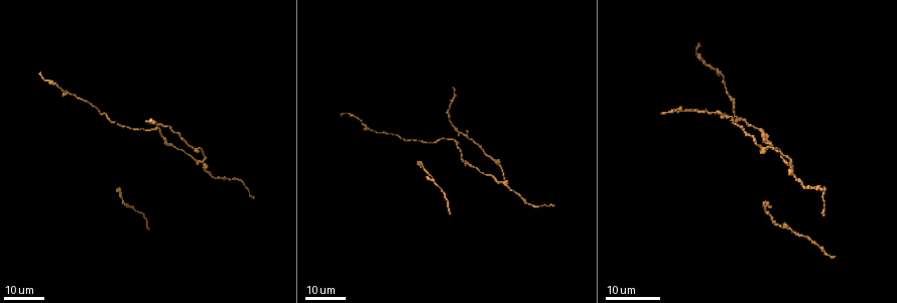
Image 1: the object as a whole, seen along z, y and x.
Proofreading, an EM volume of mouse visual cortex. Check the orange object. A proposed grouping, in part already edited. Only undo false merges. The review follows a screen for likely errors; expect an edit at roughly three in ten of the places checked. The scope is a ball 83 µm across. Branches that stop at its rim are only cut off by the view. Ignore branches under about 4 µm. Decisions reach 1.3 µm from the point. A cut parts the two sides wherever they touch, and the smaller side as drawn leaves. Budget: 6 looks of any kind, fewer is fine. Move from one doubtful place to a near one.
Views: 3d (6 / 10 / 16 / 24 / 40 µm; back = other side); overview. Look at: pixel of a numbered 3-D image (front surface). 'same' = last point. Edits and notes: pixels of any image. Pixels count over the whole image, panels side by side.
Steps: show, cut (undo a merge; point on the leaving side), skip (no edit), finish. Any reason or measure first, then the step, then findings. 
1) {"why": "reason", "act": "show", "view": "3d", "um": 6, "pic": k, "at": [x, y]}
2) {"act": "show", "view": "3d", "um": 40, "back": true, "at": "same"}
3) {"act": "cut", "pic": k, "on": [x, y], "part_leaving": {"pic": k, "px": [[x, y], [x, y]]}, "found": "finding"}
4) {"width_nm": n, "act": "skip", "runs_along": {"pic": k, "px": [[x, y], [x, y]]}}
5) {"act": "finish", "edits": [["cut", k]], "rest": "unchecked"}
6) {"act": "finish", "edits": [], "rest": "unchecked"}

{"why": "sudden change in width", "act": "show", "view": "3d", "um": 16, "pic": 1, "at": [450, 102]}

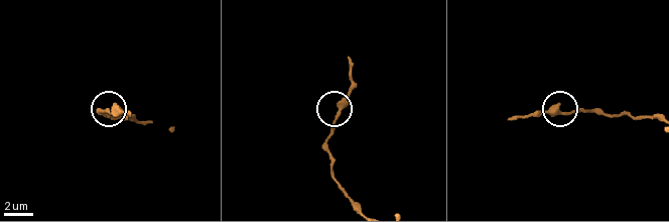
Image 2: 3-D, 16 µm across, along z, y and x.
{"act": "show", "view": "3d", "um": 10, "pic": 2, "at": [339, 114]}

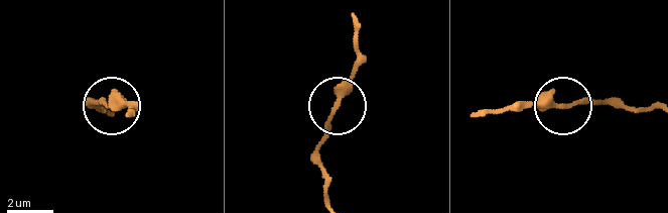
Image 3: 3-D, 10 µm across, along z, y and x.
{"width_nm": 240, "act": "skip", "runs_along": {"pic": 3, "px": [[659, 107], [602, 100], [517, 106]]}, "found": "continuous, no second neuron"}

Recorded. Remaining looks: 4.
{"act": "show", "view": "3d", "um": 24, "pic": 1, "at": [169, 143]}

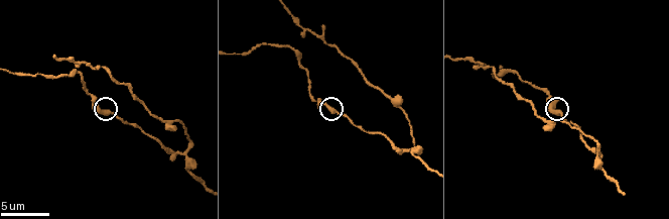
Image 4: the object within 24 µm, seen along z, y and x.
{"why": "closer look", "act": "show", "view": "3d", "um": 6, "pic": 4, "at": [328, 106]}

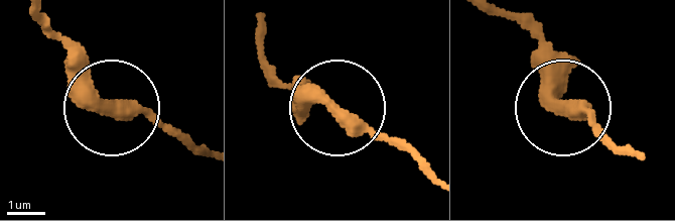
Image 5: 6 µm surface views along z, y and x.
{"width_nm": 360, "act": "skip", "runs_along": {"pic": 5, "px": [[334, 103], [428, 177]]}, "found": "continuous, no second neuron"}

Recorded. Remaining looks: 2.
{"why": "thick turns thin", "act": "show", "view": "3d", "um": 6, "pic": 4, "at": [403, 113]}

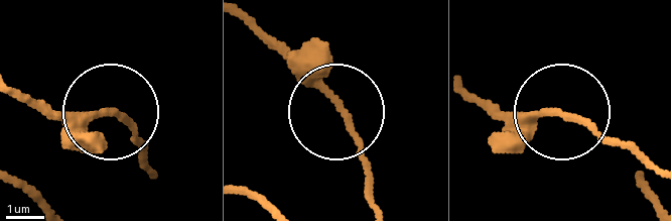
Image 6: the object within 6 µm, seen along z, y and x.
{"act": "skip", "runs_along": {"pic": 6, "px": [[147, 178], [131, 129], [109, 110], [44, 116]]}, "found": "continuous, no second neuron"}

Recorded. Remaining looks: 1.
{"act": "finish", "edits": [], "rest": "unchecked"}

